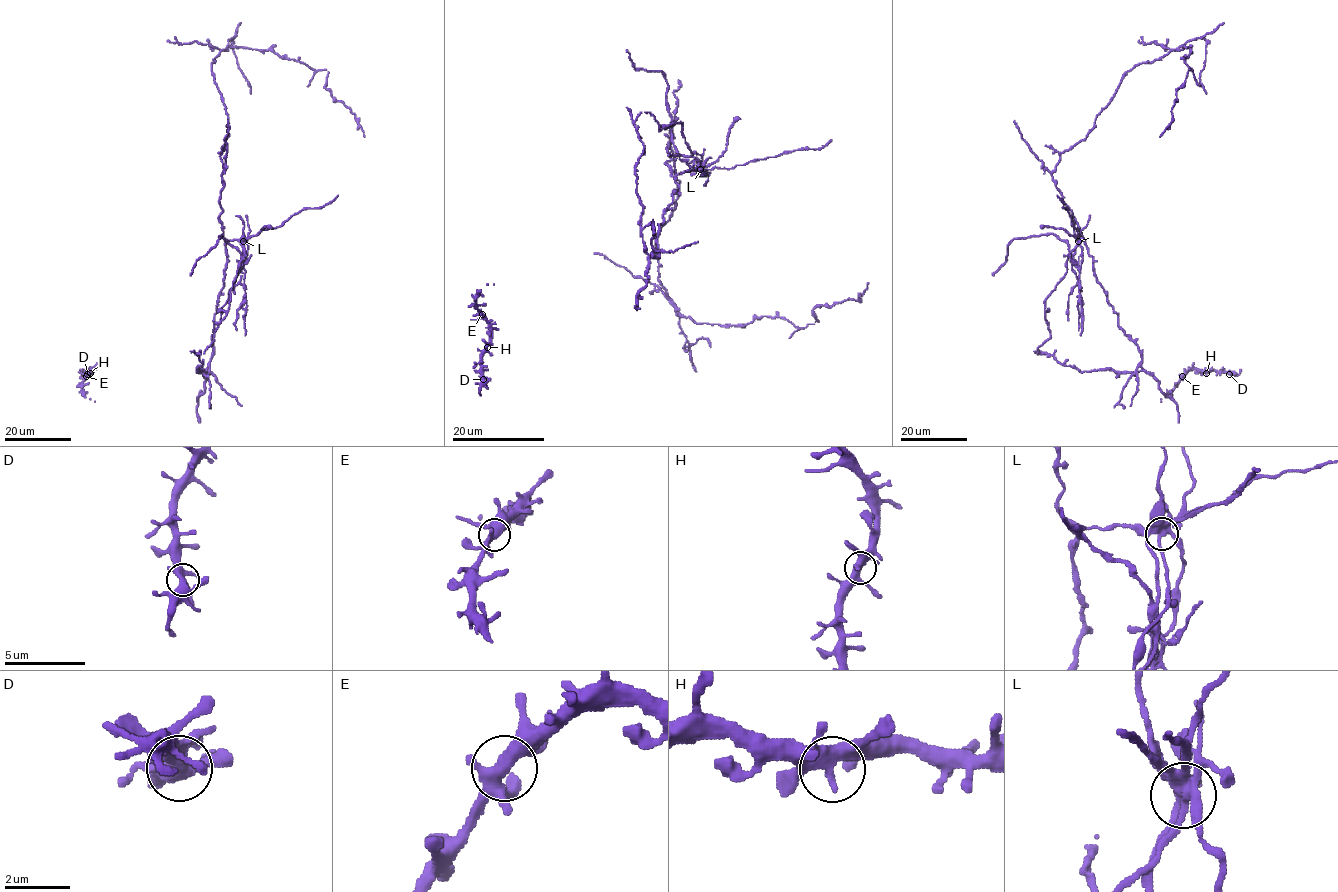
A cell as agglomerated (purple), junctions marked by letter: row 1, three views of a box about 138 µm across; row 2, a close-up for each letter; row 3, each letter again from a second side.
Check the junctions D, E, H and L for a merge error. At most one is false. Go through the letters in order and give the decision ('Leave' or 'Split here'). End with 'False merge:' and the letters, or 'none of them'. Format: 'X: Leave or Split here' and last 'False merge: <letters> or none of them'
D: Leave
E: Leave
H: Leave
L: Split here
False merge: L

